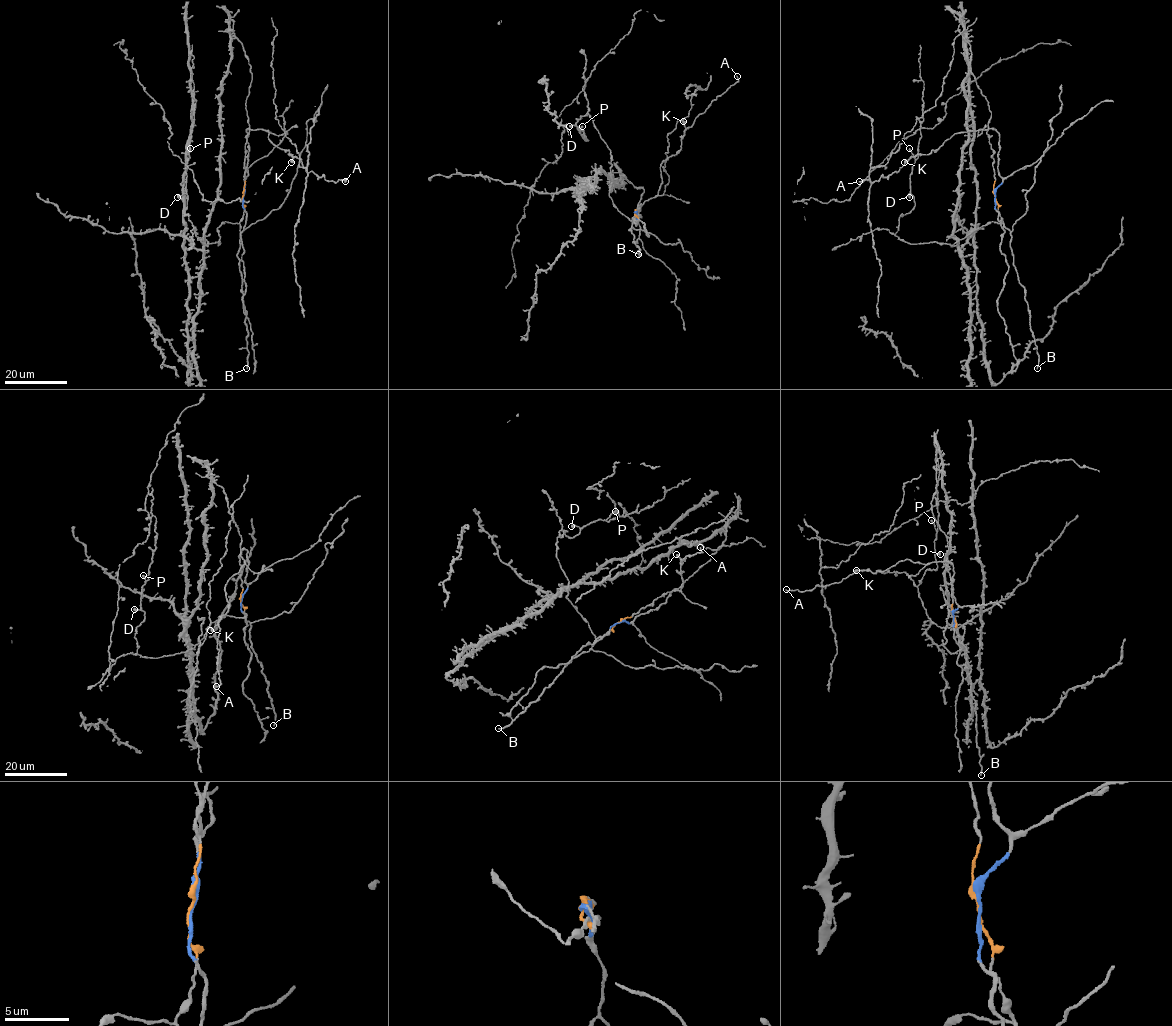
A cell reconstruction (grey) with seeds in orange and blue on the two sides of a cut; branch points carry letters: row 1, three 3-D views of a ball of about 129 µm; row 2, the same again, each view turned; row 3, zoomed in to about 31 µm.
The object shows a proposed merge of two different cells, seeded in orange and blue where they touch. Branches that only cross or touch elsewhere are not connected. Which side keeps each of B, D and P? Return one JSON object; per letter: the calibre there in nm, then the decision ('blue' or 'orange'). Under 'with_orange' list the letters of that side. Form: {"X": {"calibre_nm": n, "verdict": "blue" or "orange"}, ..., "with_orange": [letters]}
{"B": {"calibre_nm": 200, "verdict": "orange"}, "D": {"calibre_nm": 550, "verdict": "orange"}, "P": {"calibre_nm": 380, "verdict": "orange"}, "with_orange": ["B", "D", "P"]}

